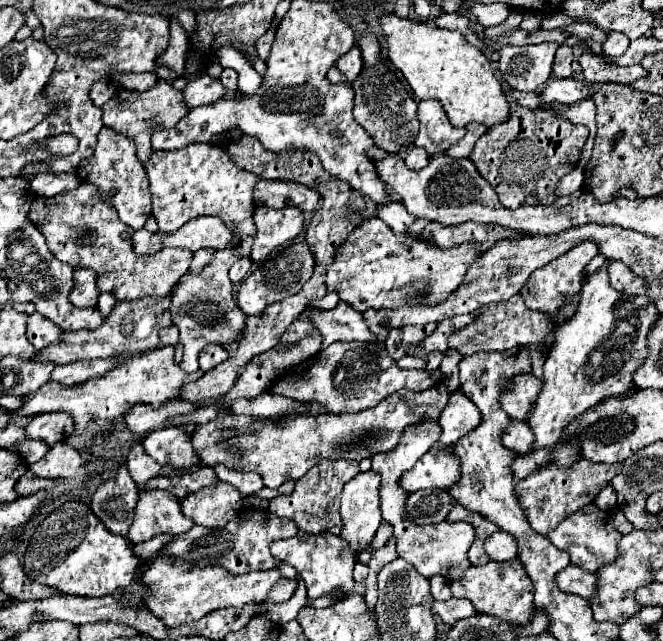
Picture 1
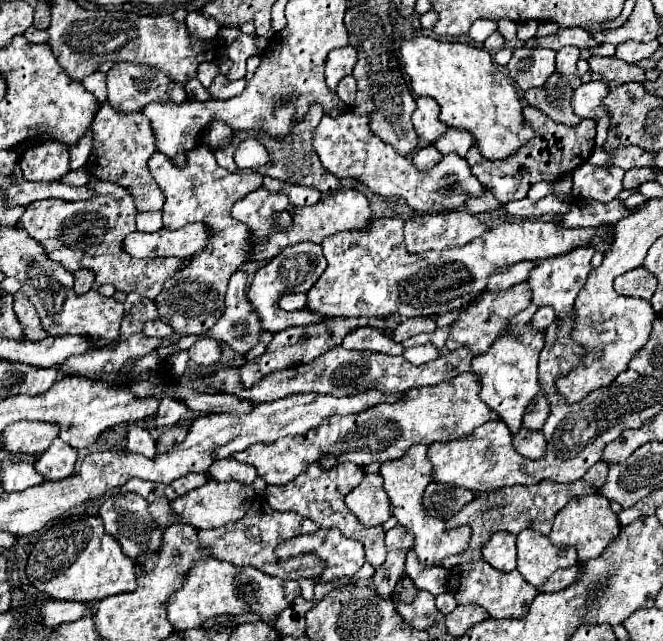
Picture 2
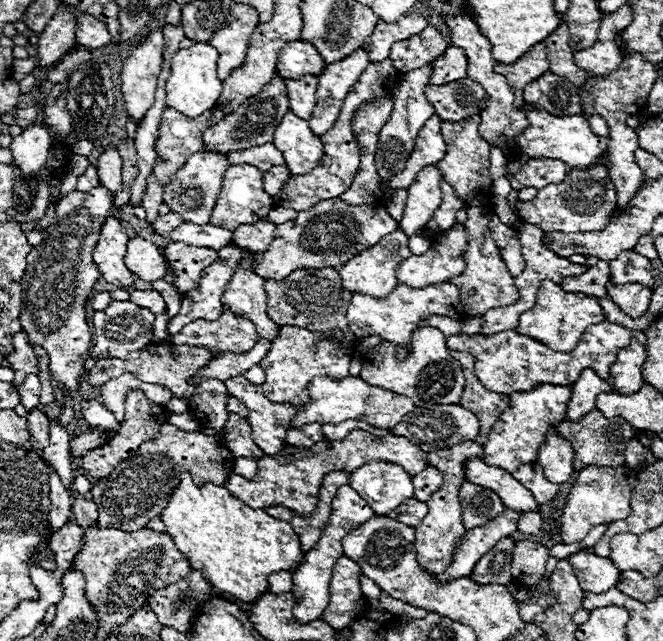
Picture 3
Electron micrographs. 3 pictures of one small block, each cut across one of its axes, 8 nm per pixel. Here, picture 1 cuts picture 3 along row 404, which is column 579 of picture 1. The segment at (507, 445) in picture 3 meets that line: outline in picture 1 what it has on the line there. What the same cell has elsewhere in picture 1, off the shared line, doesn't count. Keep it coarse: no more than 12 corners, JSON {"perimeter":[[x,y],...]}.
{"perimeter":[[594,502],[564,518],[550,542],[588,572],[612,562],[622,534]]}

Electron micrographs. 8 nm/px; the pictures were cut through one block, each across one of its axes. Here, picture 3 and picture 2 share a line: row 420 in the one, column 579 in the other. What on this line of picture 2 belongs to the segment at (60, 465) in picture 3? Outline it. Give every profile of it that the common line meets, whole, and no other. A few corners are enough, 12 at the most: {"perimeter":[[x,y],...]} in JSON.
{"perimeter":[[564,46],[556,56],[560,74],[574,74],[580,50]]}

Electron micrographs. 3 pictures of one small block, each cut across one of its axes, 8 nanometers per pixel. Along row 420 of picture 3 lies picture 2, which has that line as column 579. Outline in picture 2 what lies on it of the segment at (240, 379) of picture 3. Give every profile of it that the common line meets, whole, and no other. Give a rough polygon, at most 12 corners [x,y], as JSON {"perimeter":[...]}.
{"perimeter":[[594,248],[542,260],[528,278],[532,302],[568,318]]}

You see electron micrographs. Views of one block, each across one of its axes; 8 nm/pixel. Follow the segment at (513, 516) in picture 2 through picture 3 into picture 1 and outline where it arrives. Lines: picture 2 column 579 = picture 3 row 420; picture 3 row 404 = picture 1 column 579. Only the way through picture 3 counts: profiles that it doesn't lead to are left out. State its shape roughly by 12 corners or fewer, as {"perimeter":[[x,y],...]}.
{"perimeter":[[582,458],[574,470],[538,470],[514,490],[546,536],[590,504],[620,464]]}

